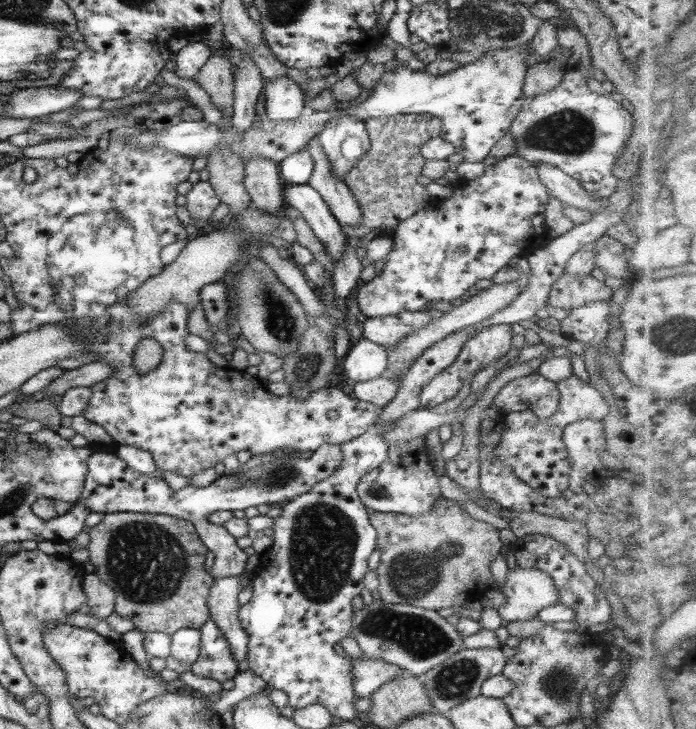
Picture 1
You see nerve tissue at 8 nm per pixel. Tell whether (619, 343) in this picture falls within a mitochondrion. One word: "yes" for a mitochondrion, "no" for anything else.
no

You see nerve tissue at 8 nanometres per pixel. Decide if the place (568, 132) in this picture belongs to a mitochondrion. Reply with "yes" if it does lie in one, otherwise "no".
yes

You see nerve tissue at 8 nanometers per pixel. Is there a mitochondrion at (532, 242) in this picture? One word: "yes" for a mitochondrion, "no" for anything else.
no

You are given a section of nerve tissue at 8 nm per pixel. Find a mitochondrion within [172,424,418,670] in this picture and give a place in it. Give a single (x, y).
(323, 539)

